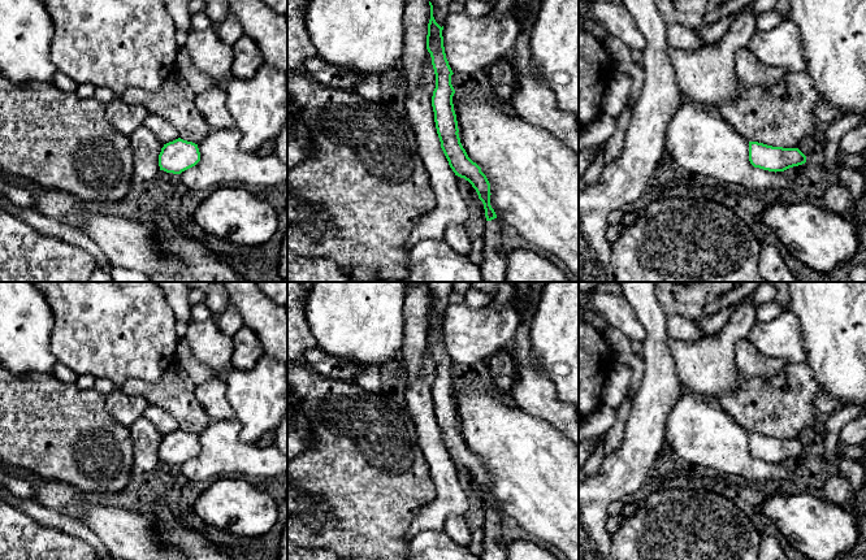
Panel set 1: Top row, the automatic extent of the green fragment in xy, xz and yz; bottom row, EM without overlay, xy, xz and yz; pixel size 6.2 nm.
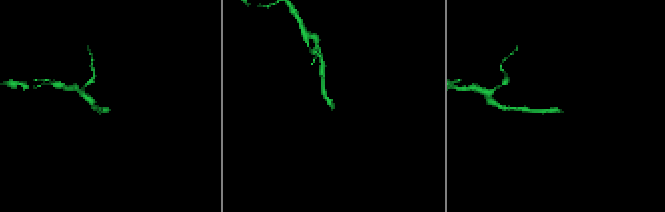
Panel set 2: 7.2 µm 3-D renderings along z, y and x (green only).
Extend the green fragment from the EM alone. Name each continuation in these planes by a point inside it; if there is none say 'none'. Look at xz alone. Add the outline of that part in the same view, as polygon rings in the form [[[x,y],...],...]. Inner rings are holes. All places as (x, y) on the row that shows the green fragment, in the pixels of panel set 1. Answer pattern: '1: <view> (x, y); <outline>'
1: xz (493, 267); [[[499,218],[486,221],[484,257],[479,266],[485,282],[505,282],[506,279],[507,260],[497,251],[502,227],[503,223]]]

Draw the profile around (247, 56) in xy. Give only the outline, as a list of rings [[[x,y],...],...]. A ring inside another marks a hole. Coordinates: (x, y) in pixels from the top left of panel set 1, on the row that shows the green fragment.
[[[243,34],[234,44],[233,77],[247,79],[264,64],[261,51],[256,42]]]

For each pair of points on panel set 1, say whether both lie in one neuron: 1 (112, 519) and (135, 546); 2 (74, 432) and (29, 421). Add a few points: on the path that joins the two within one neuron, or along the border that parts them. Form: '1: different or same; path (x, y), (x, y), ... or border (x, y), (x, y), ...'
1: same; path (116, 525), (130, 539)
2: same; path (63, 432), (40, 424)

